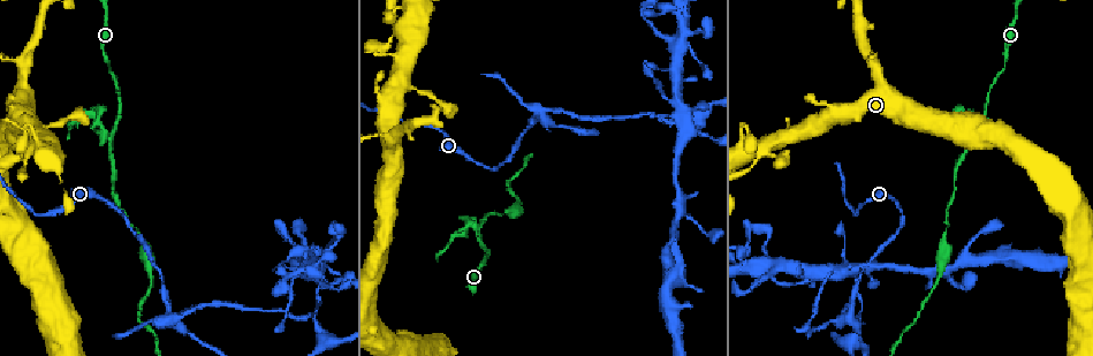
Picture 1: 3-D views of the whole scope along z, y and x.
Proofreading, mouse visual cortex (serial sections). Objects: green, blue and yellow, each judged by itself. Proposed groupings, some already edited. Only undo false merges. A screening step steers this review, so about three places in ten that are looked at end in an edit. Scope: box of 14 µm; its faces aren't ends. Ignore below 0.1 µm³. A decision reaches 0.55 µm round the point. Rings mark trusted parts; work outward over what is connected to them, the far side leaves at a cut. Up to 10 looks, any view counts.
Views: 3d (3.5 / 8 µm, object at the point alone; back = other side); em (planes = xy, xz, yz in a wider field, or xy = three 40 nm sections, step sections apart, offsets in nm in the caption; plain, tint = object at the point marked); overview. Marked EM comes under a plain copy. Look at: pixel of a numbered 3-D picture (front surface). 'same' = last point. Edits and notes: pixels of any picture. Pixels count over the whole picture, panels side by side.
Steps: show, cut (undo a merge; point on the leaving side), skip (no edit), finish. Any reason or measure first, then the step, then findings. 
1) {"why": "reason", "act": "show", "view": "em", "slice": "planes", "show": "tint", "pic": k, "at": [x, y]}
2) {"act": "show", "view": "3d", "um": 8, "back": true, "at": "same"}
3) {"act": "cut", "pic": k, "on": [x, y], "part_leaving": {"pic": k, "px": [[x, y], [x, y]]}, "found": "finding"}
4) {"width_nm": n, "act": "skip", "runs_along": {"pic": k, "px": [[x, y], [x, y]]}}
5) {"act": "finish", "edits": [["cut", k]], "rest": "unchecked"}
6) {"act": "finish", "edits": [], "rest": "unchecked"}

{"act": "show", "view": "3d", "um": 3.5, "pic": 1, "at": [479, 237]}

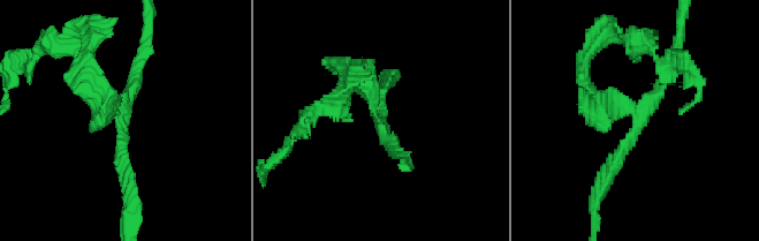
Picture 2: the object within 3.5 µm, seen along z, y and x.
{"act": "show", "view": "em", "slice": "xy", "step": 1, "show": "tint", "pic": 2, "at": [118, 112]}

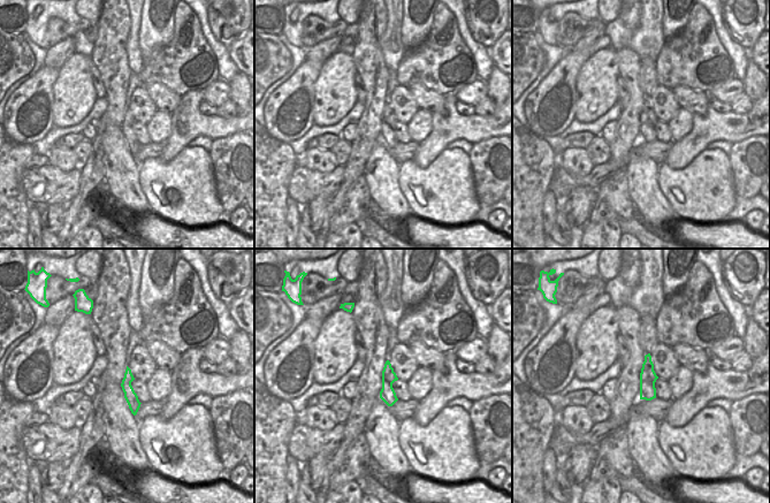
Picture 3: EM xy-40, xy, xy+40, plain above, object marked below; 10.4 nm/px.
{"arm_widths_nm": [150, 200, 250], "act": "cut", "pic": 2, "on": [604, 122], "part_leaving": {"pic": 2, "px": [[120, 111], [92, 75], [92, 44]]}, "found": "a second cell is stuck on"}

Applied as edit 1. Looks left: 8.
{"act": "show", "view": "3d", "um": 8, "pic": 1, "at": [40, 216]}

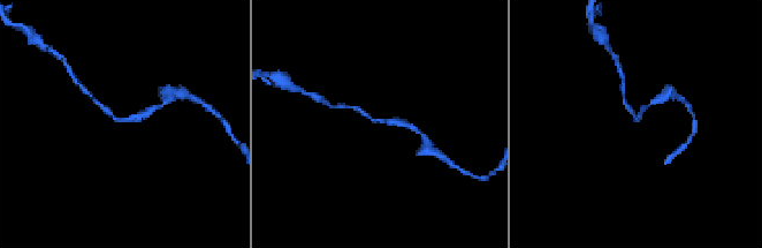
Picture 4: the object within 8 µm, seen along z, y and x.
{"arm_widths_nm": [150, 150], "why": "now the EM", "act": "show", "view": "em", "slice": "xy", "step": 5, "show": "tint", "pic": 4, "at": [122, 121]}

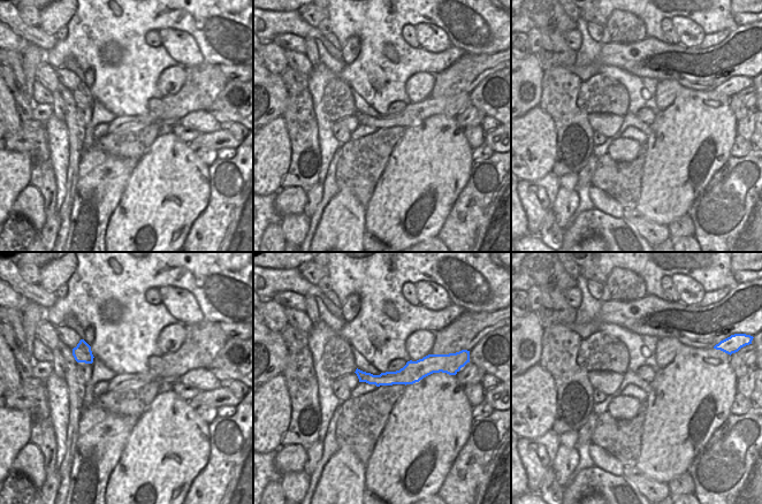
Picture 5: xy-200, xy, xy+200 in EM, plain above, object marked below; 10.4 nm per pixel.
{"act": "skip", "runs_along": {"pic": 5, "px": [[431, 369], [388, 379], [359, 373]]}, "found": "continuous, no second cell"}

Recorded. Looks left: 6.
{"act": "show", "view": "3d", "um": 3.5, "pic": 1, "at": [539, 115]}

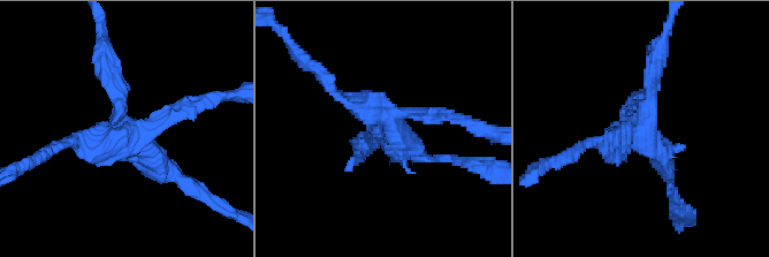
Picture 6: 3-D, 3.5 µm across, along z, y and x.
{"why": "shape alone is not enough", "act": "show", "view": "em", "slice": "xy", "step": 1, "show": "tint", "pic": 6, "at": [384, 127]}

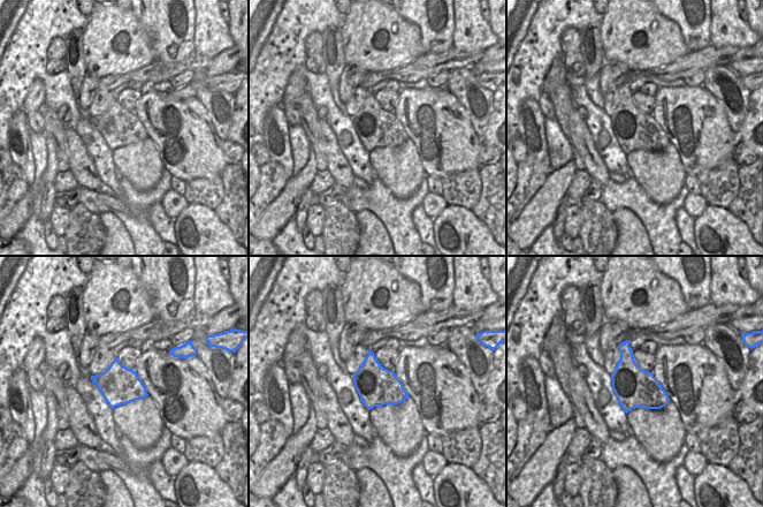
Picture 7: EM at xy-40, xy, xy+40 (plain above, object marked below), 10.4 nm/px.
{"act": "cut", "pic": 6, "on": [176, 110], "part_leaving": {"pic": 6, "px": [[131, 134], [230, 95]]}, "found": "two cells meet here"}

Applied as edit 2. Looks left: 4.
{"why": "calibre changes", "act": "show", "view": "em", "slice": "xy", "step": 1, "show": "tint", "pic": 1, "at": [874, 66]}

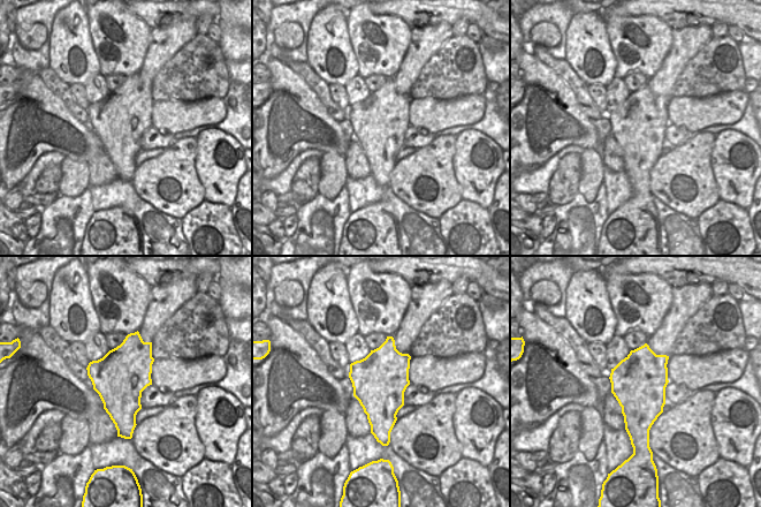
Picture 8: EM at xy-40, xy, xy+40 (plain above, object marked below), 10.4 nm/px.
{"act": "show", "view": "3d", "um": 3.5, "back": true, "at": "same"}

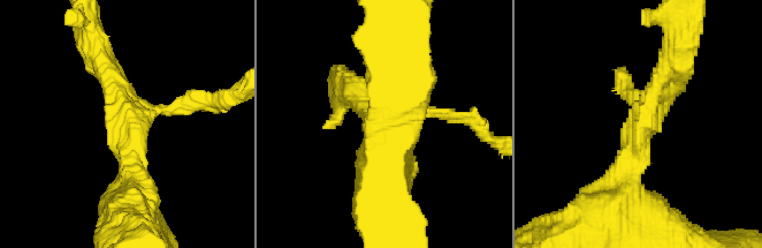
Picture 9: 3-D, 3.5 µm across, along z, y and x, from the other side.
{"arms": 3, "act": "skip", "runs_along": {"pic": 9, "px": [[620, 197], [633, 140], [675, 62]]}, "found": "continuous, no second cell"}

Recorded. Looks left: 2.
{"act": "finish", "edits": [["cut", 2], ["cut", 6]], "rest": "unchecked"}

